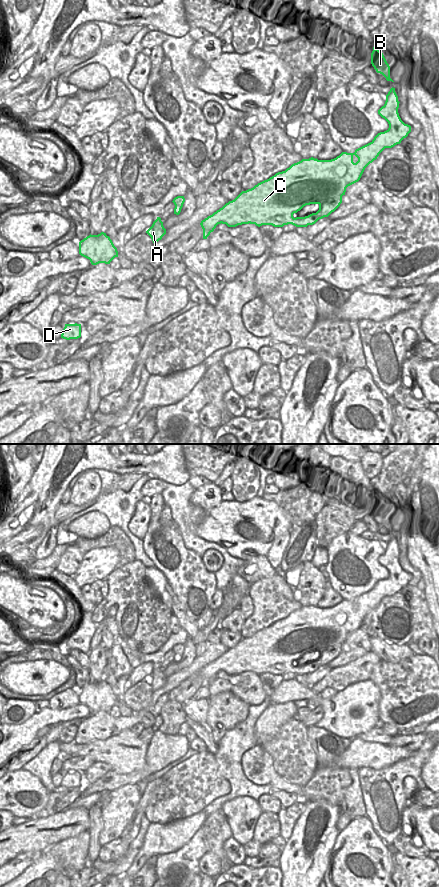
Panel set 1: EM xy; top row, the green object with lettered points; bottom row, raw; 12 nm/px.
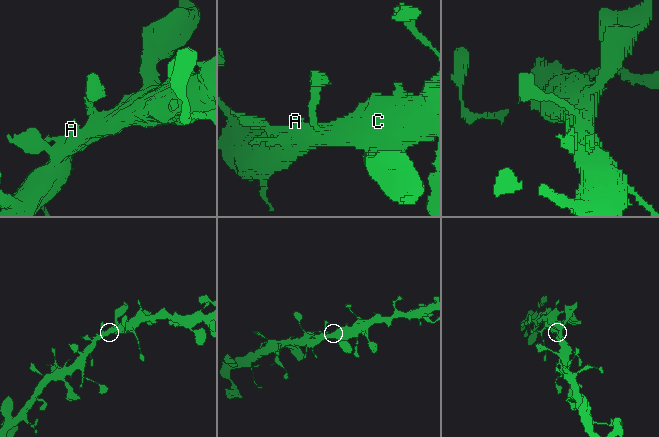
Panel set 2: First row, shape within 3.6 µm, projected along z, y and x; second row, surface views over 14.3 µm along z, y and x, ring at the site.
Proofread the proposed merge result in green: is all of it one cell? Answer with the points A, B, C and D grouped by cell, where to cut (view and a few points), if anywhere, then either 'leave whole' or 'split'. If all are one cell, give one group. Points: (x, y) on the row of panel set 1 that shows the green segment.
groups A B C D; cut none; leave whole

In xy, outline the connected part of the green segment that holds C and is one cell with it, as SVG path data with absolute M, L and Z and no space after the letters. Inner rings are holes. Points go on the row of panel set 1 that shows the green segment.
M392 87L386 95L385 104L378 110L378 114L389 124L386 131L378 133L370 143L356 149L354 153L342 152L331 160L318 160L313 157L302 159L285 171L278 172L253 188L242 191L234 200L229 201L201 221L203 239L207 239L216 226L221 223L228 227L249 223L258 227L262 225L283 227L288 224L307 227L315 224L319 219L328 217L342 203L342 196L345 195L346 188L360 180L365 168L376 160L385 148L392 148L400 144L411 132L411 126L405 124L399 116L399 103L395 88ZM310 204L318 204L319 210L305 217L293 217L294 213Z

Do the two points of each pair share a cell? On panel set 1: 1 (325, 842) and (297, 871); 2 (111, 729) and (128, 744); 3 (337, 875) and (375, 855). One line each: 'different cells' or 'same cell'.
1: same cell
2: different cells
3: same cell

